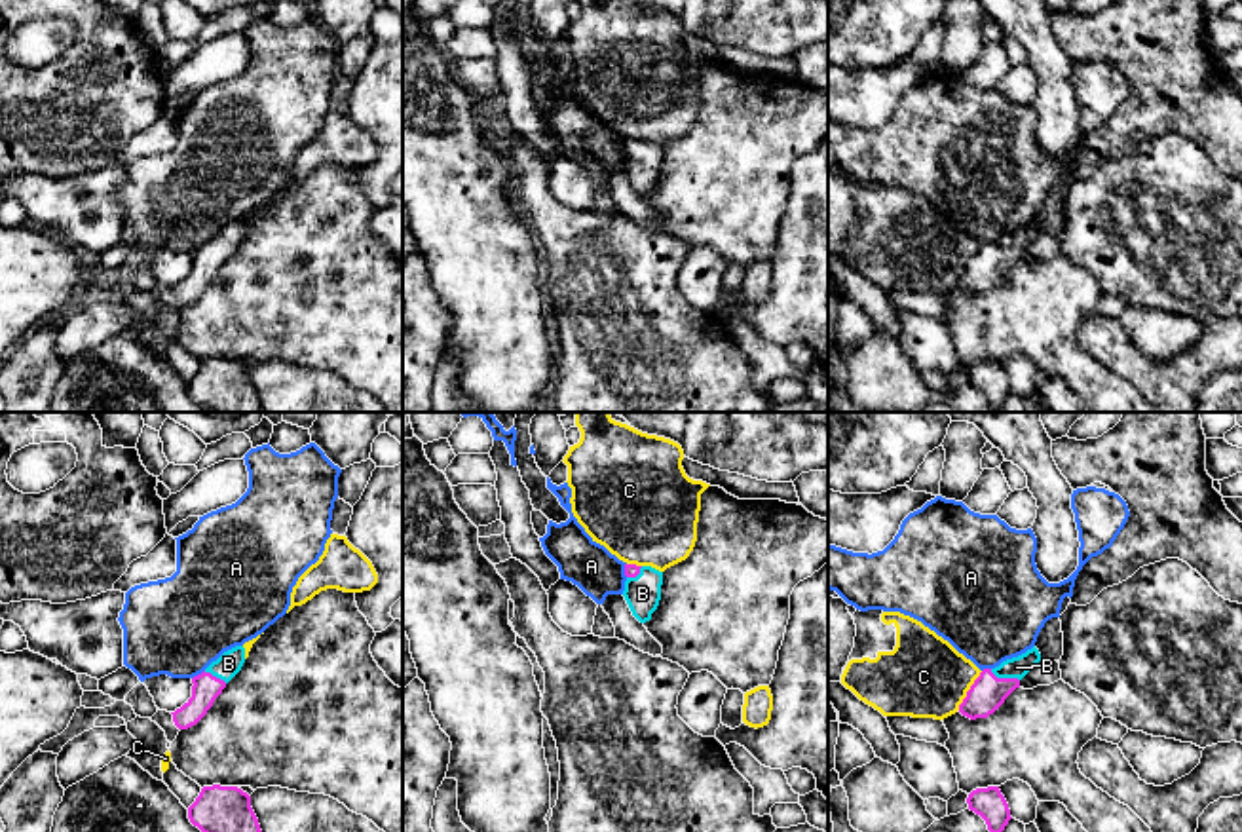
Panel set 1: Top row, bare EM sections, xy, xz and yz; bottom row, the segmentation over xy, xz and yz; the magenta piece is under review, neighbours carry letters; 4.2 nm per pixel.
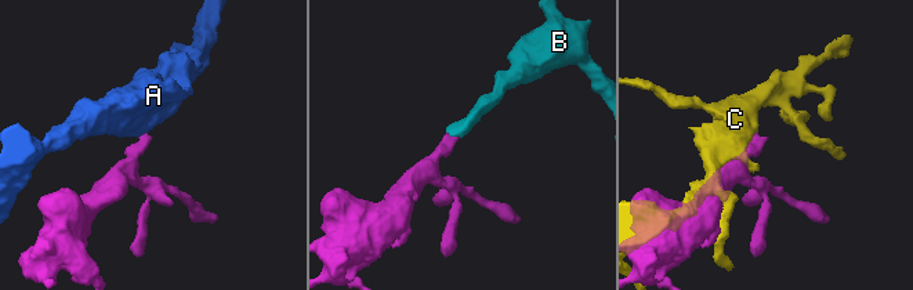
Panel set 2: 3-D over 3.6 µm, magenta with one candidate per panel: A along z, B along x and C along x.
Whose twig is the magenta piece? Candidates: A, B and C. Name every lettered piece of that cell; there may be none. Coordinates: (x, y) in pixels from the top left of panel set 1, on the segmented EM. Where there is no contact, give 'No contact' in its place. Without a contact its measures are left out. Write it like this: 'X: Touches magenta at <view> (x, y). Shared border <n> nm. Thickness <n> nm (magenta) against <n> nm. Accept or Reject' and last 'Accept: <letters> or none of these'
A: Touches magenta at xy (198, 675). Shared border 70 nm. Thickness 120 nm (magenta) against 420 nm. Reject
B: Touches magenta at yz (1005, 679). Shared border 140 nm. Thickness 150 nm (magenta) against 90 nm. Accept
C: Touches magenta at yz (969, 690). Shared border 200 nm. Thickness 150 nm (magenta) against 360 nm. Reject
Accept: B

